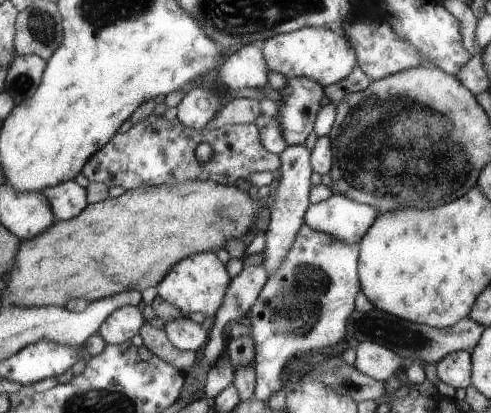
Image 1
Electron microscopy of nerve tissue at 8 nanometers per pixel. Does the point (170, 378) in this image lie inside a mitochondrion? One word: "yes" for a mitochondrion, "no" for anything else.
no

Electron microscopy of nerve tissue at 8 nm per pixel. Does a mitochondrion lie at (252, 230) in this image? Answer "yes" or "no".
no

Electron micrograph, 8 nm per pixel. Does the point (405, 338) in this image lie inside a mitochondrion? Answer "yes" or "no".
yes

